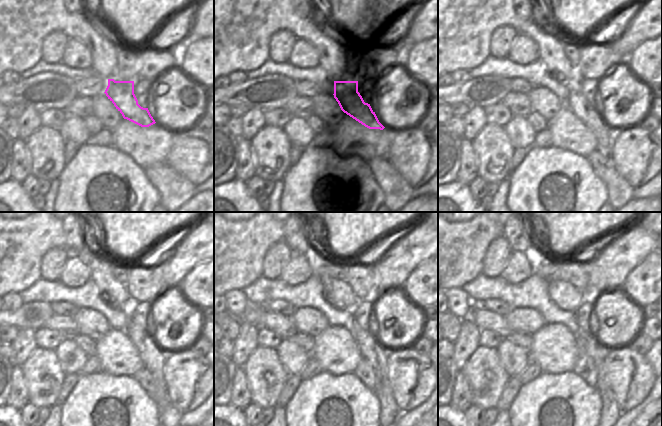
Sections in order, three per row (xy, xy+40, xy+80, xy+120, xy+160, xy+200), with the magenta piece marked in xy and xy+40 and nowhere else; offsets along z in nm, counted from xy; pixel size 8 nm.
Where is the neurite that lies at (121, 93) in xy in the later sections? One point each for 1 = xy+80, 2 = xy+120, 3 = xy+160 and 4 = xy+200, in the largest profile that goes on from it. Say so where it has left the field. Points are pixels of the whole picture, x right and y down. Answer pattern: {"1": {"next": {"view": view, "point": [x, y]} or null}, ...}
{"1": {"next": {"view": "xy+80", "point": [587, 113]}}, "2": {"next": {"view": "xy+120", "point": [152, 355]}}, "3": {"next": {"view": "xy+160", "point": [370, 350]}}, "4": {"next": {"view": "xy+200", "point": [611, 411]}}}

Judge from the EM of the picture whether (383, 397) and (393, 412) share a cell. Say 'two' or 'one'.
one

